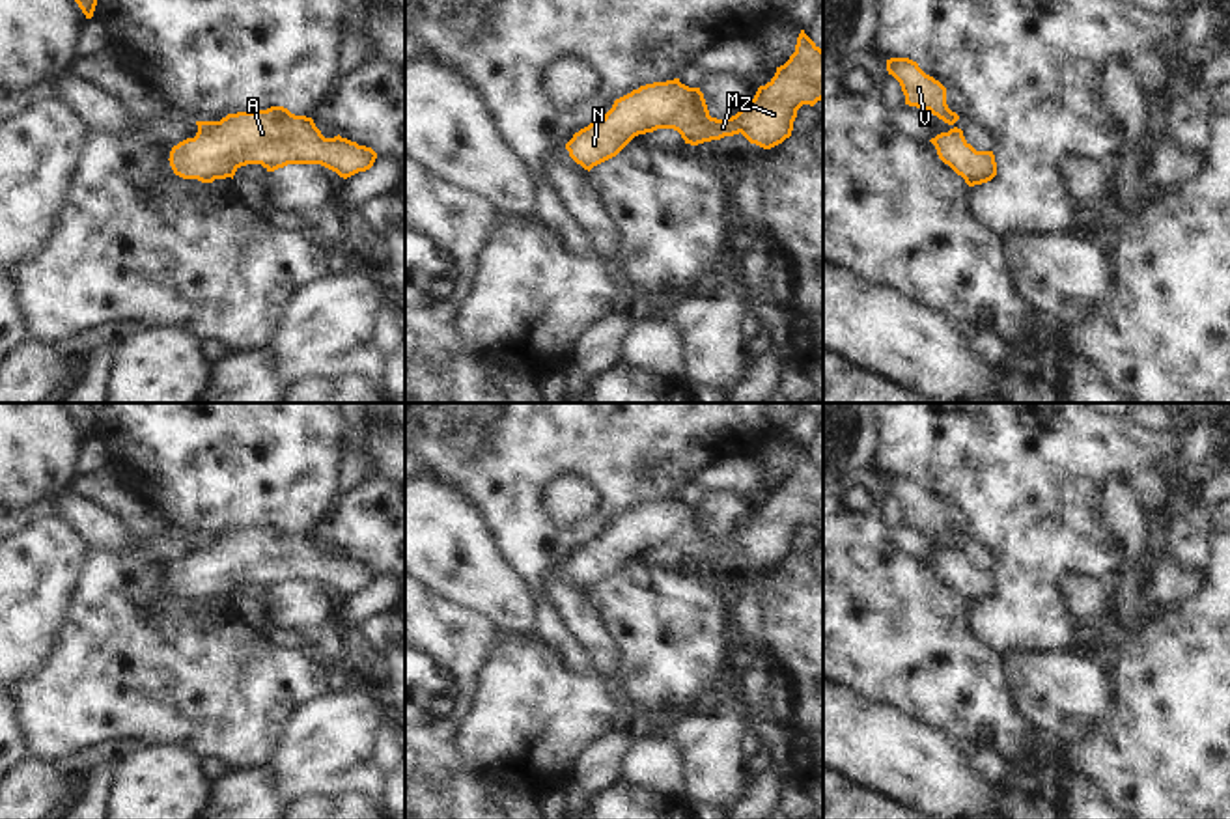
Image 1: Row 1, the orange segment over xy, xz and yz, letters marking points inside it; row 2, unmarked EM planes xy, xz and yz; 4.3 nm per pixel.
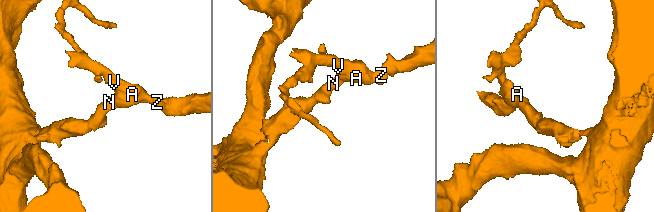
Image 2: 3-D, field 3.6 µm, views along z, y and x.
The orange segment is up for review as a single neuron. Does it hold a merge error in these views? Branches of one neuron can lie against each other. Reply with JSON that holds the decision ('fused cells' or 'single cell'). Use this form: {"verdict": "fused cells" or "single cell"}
{"verdict": "single cell"}

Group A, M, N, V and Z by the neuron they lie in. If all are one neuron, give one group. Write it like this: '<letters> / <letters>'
A M N V Z

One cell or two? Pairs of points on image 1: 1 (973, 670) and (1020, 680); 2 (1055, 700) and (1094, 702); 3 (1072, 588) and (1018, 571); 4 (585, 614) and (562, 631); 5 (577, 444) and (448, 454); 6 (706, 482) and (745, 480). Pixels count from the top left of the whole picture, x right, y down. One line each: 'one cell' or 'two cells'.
1: two cells
2: one cell
3: two cells
4: two cells
5: one cell
6: one cell

